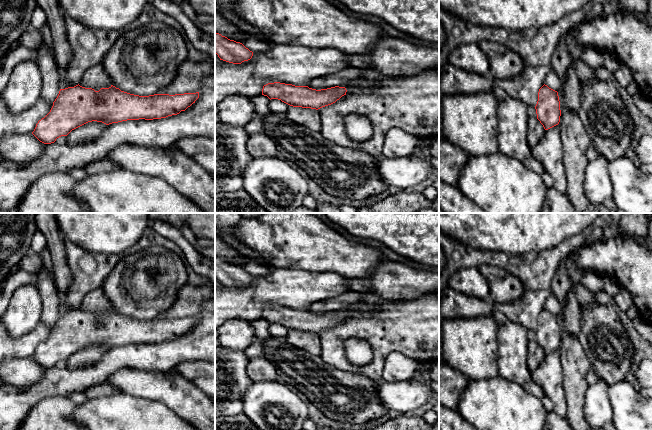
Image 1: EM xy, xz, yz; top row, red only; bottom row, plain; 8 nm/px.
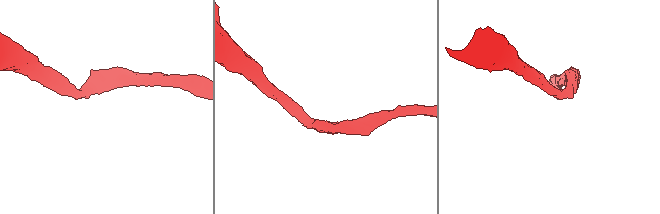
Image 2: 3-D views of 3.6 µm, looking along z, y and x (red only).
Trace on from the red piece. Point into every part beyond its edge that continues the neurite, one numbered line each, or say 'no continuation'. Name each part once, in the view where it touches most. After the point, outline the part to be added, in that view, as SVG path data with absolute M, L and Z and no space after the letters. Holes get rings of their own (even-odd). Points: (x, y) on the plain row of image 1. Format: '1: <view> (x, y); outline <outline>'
no continuation

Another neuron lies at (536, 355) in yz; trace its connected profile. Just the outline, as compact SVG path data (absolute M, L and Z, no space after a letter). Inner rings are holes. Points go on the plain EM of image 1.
M534 330L528 331L528 368L532 373L544 360L545 353L537 343L536 333Z

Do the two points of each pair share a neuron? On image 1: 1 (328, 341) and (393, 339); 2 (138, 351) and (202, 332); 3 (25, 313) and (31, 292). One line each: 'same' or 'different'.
1: same
2: same
3: same

